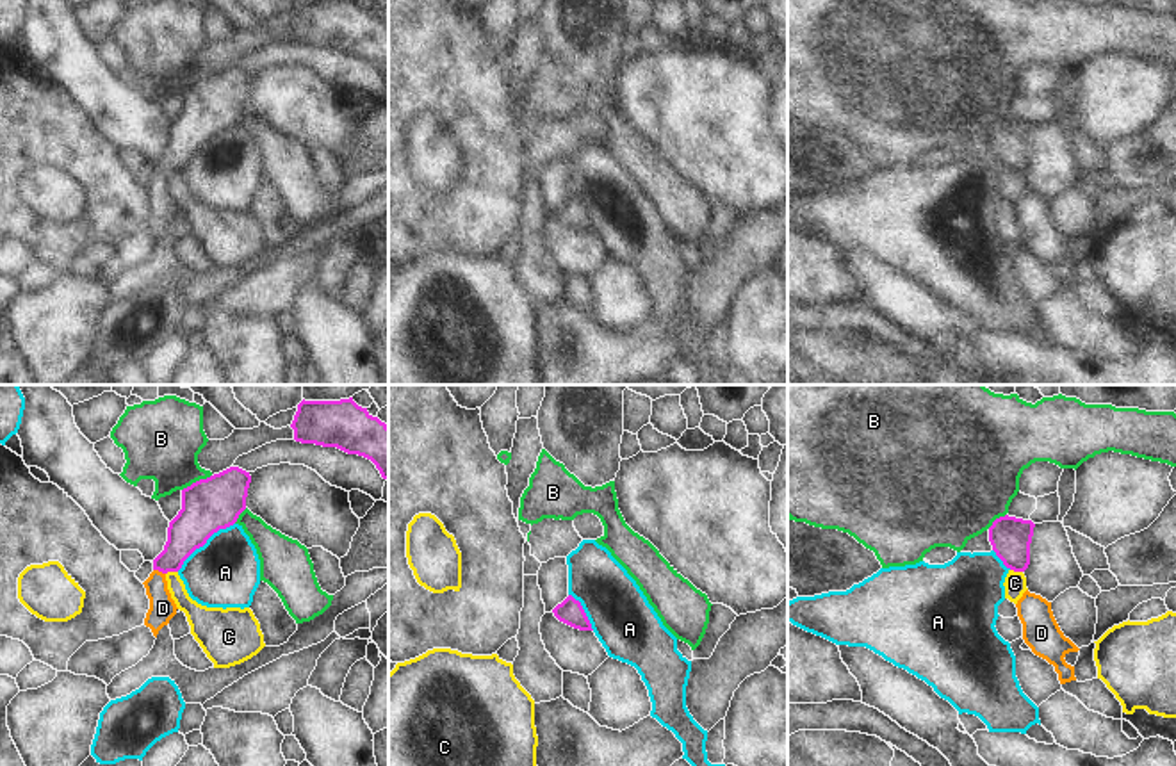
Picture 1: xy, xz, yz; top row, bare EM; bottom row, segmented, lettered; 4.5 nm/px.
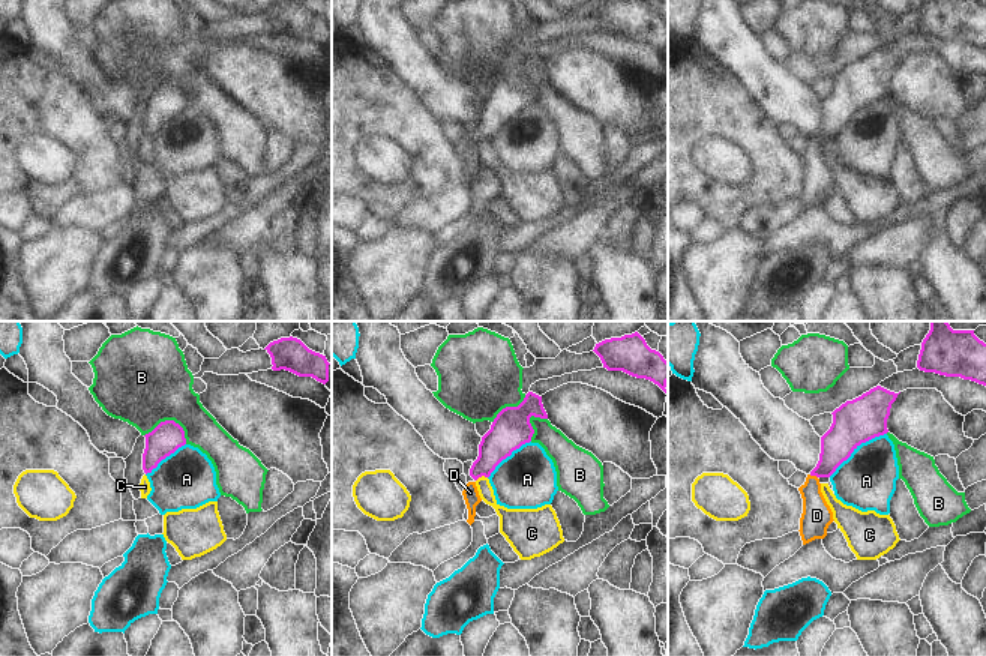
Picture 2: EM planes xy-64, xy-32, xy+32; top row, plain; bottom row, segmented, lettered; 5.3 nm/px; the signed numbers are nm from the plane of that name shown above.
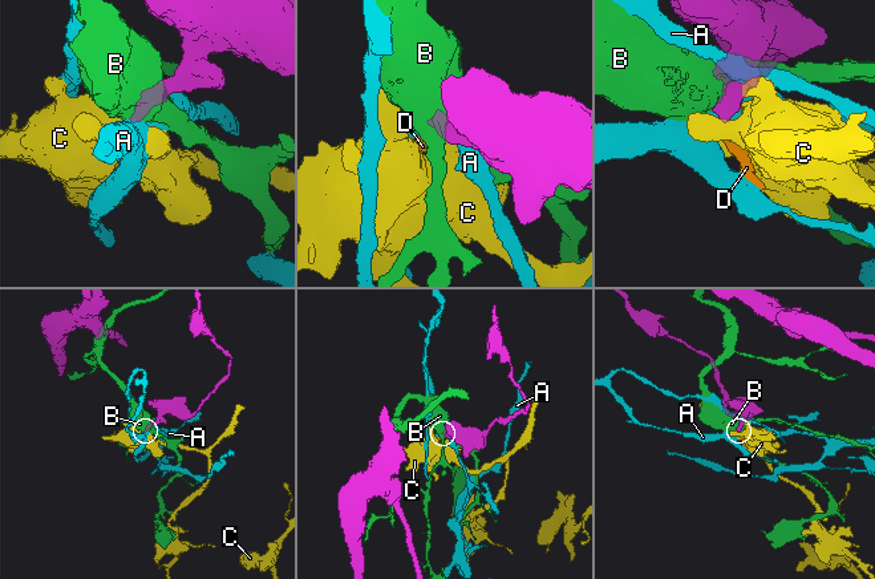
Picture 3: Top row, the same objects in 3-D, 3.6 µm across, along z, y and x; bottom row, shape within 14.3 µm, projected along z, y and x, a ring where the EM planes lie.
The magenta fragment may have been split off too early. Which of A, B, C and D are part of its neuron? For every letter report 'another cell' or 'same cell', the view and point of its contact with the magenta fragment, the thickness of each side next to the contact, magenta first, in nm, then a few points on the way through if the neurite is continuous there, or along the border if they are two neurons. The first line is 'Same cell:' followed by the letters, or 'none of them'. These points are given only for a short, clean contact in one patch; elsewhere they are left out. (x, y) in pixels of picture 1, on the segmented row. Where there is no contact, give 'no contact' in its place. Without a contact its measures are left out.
Same cell: D
A: another cell; contact xy (204, 544); calibres 240 and 320 nm
B: another cell; contact xy (196, 481); calibres 240 and 360 nm; border xy (211, 474), (182, 490)
C: another cell; contact xy (171, 570); calibres 180 and 110 nm; border xy (177, 570), (166, 574)
D: same cell; contact xy (159, 570); calibres 180 and 120 nm; way xy (191, 528), (159, 570), (159, 599), (163, 608)

